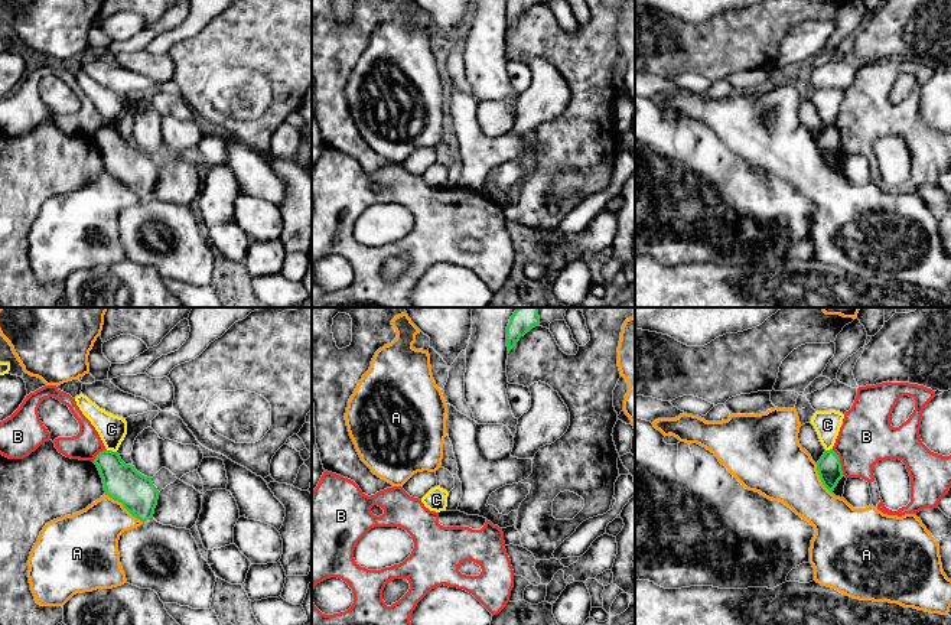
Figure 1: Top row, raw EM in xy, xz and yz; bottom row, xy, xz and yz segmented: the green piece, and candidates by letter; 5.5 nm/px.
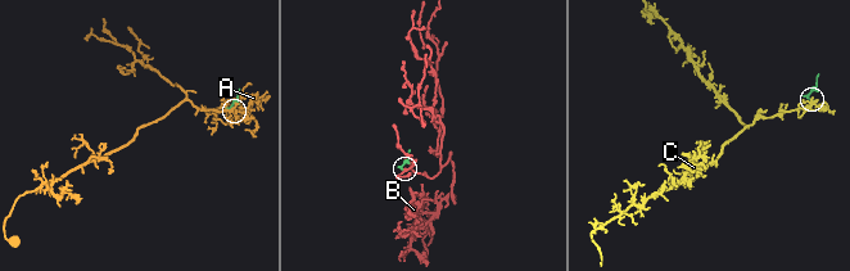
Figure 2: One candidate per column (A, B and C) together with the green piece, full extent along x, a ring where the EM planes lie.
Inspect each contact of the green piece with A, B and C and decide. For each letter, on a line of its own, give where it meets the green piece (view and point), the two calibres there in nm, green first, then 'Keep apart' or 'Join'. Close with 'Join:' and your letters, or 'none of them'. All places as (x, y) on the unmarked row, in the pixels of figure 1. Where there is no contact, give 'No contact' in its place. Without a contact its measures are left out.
A: Touches green at xy (124, 184). Thickness 200 nm (green) against 300 nm. Keep apart
B: Touches green at yz (839, 139). Thickness 140 nm (green) against 300 nm. Keep apart
C: Touches green at xy (111, 127). Thickness 200 nm (green) against 160 nm. Keep apart
Join: none of them

